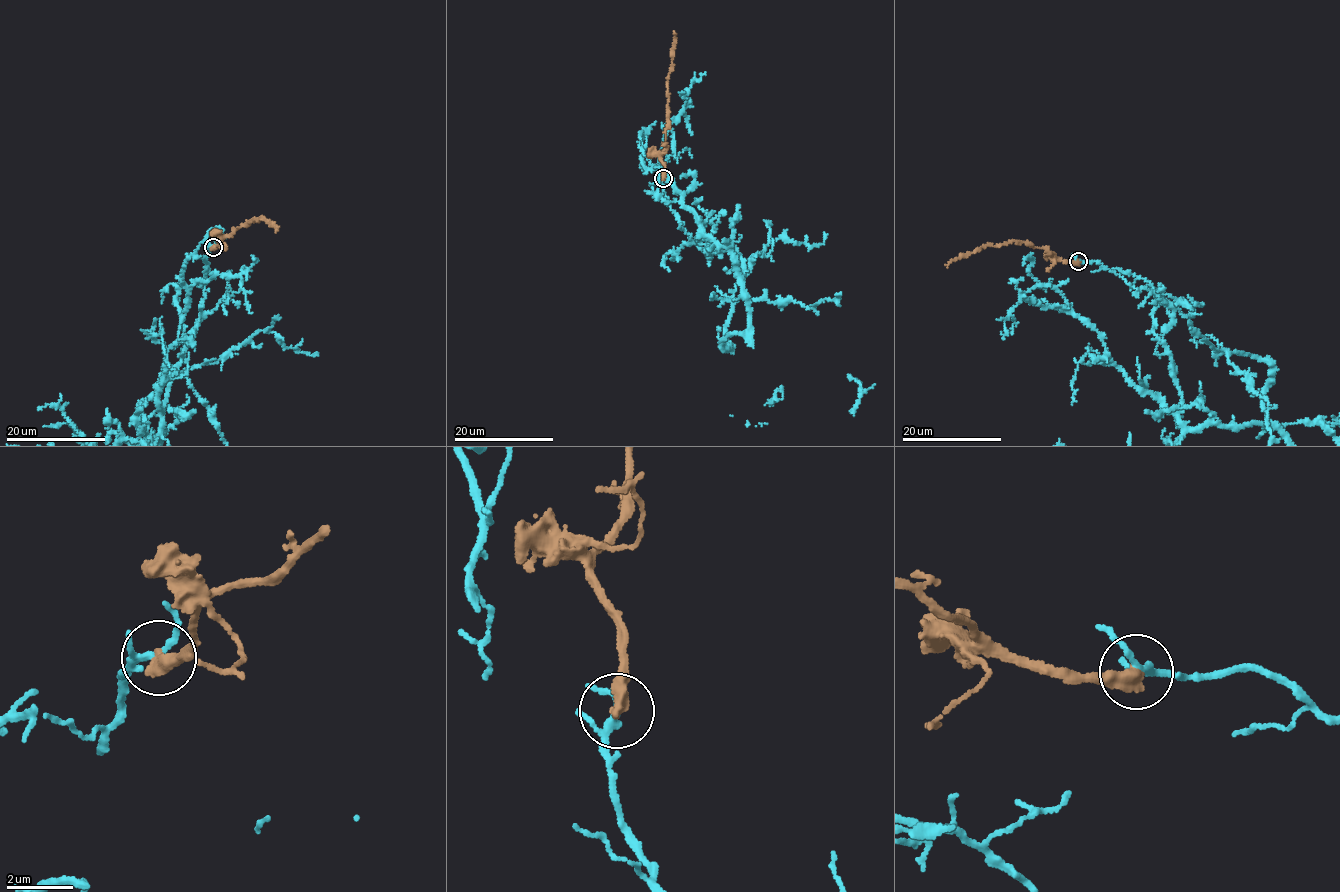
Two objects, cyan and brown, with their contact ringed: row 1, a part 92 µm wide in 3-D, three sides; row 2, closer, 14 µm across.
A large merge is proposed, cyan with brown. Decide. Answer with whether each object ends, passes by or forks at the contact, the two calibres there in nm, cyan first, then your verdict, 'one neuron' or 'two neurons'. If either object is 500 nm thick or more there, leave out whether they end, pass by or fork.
cyan forks; brown ends; calibres 160 and 460 nm; two neurons

